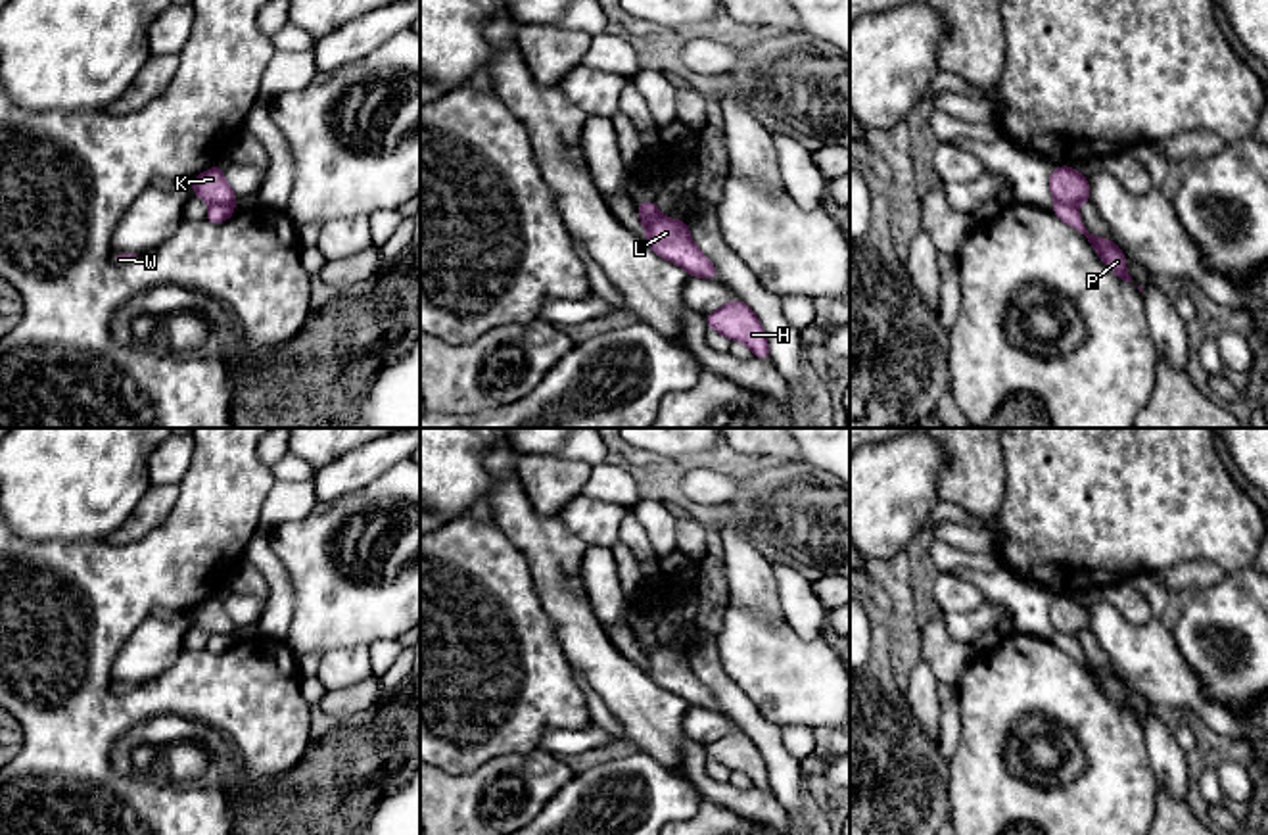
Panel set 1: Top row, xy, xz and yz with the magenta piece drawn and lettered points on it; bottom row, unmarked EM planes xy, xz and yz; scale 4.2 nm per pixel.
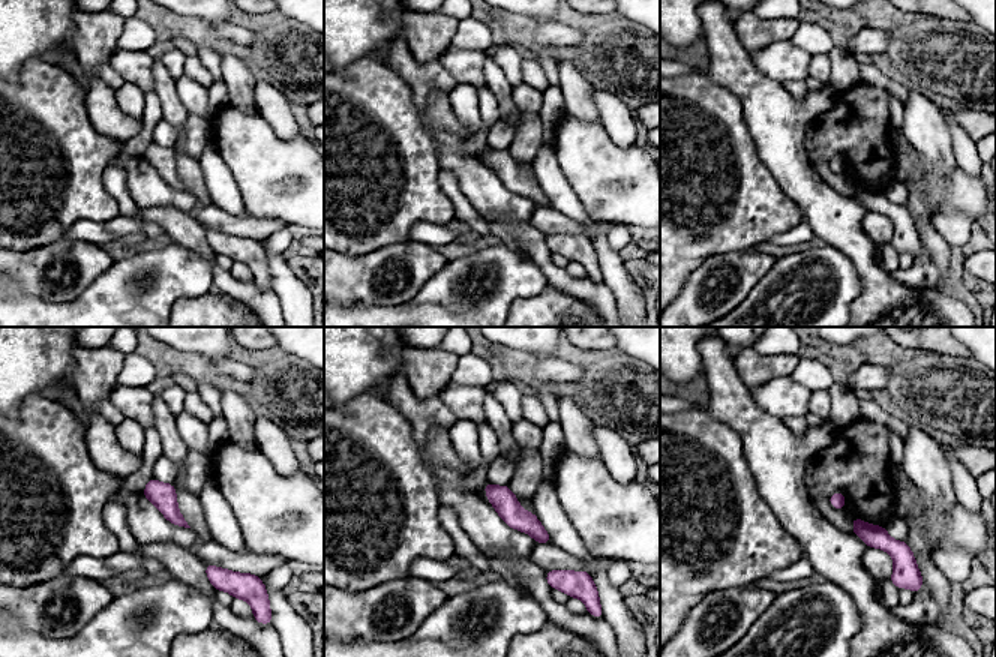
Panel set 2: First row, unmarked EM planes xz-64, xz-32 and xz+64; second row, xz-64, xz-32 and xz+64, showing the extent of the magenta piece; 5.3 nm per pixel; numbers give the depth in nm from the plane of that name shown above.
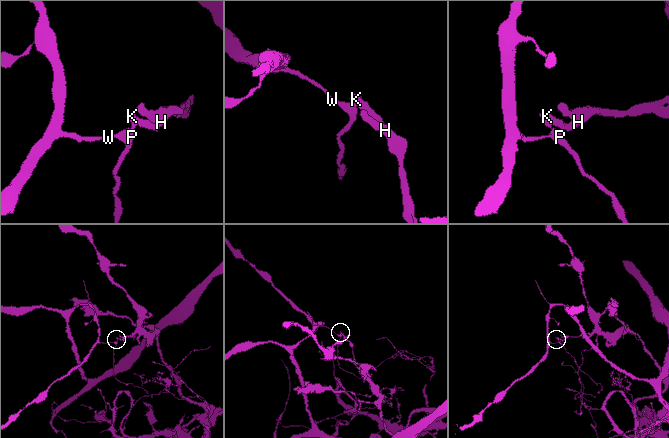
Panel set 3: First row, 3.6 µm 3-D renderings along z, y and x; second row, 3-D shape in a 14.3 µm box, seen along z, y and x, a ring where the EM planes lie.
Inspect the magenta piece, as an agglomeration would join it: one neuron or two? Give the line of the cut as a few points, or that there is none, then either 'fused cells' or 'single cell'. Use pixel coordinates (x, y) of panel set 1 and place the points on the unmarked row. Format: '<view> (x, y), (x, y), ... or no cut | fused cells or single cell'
xz (637, 636), (643, 647), (658, 642) | fused cells

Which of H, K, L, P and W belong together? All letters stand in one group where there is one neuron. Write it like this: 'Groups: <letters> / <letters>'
Groups: H K L / P W

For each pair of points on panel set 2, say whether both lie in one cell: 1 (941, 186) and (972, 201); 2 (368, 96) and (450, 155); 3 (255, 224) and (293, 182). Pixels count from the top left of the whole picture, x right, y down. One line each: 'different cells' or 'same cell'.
1: same cell
2: different cells
3: different cells

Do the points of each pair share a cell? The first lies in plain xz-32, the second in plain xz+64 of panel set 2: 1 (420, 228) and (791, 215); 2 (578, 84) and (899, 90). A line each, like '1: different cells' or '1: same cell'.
1: different cells
2: different cells

